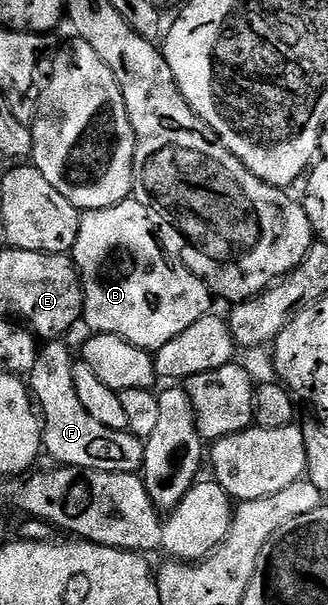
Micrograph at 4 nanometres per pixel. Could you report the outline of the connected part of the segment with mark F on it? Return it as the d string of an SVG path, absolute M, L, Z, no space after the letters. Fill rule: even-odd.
M50 340L38 351L36 364L28 375L28 389L40 411L42 424L42 445L45 453L55 458L55 463L62 466L79 466L85 470L96 472L116 472L117 474L138 474L144 464L144 452L146 443L143 439L130 433L129 430L117 430L116 428L104 428L97 420L88 416L84 404L80 404L80 396L76 396L76 382L74 380L75 355L70 355L70 350L65 346L65 341Z

